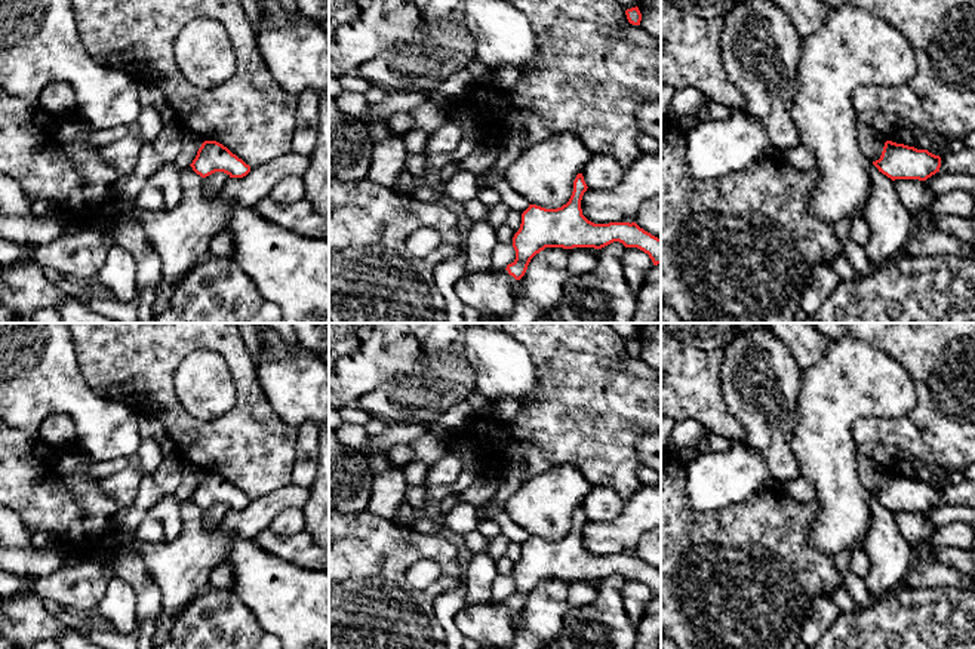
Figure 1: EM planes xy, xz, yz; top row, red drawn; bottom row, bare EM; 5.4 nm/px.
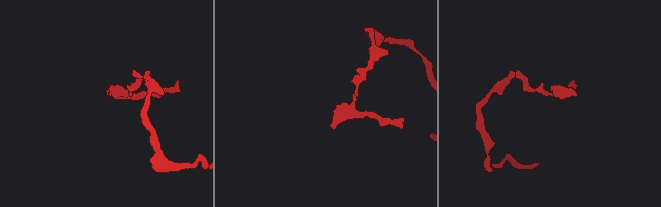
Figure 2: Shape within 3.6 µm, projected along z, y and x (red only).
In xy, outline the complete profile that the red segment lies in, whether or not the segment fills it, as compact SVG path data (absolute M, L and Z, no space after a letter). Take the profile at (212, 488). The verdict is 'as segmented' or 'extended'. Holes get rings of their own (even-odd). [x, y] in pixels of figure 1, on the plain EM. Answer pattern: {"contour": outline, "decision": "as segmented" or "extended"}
{"contour": "M204 473L190 498L202 510L215 504L224 504L230 510L243 510L250 504L249 496L216 473Z", "decision": "as segmented"}

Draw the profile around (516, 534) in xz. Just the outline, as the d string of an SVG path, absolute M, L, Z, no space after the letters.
M493 505L492 520L511 542L523 545L529 539L529 533L522 526L516 525L504 508Z

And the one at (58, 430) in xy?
M65 413L47 416L40 424L37 436L56 449L77 445L76 425Z

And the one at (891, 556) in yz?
M874 496L870 499L871 527L862 545L868 557L868 573L864 578L873 599L885 596L904 584L914 563L914 548L901 535L894 513Z

